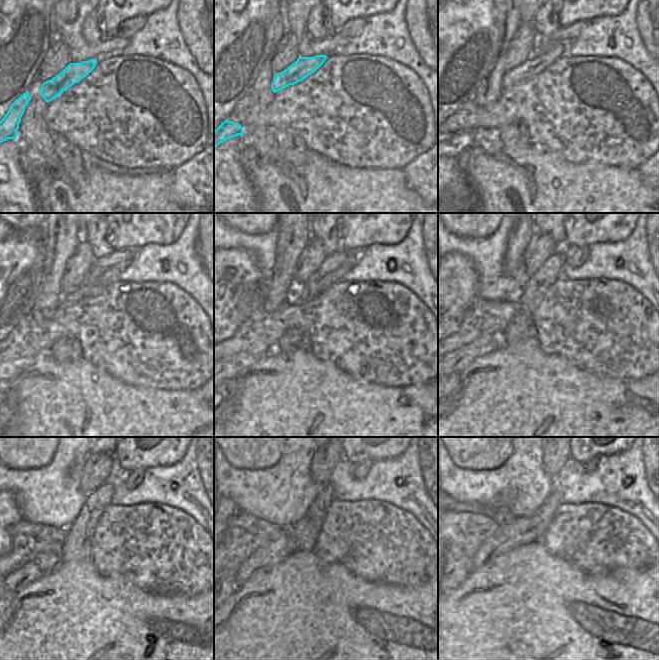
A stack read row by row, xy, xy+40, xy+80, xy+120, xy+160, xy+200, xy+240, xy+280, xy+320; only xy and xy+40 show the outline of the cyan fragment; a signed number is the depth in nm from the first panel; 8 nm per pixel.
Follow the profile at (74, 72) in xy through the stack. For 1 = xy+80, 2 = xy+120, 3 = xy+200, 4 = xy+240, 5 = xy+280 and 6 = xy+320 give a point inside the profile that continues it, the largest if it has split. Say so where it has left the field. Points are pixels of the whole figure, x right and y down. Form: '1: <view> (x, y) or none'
1: xy+80 (535, 65)
2: xy+120 (86, 290)
3: xy+200 (580, 256)
4: xy+240 (135, 477)
5: xy+280 (360, 470)
6: xy+320 (592, 463)

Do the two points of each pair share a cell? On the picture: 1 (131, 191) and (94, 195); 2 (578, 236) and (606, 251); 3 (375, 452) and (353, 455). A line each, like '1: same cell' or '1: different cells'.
1: same cell
2: different cells
3: same cell

